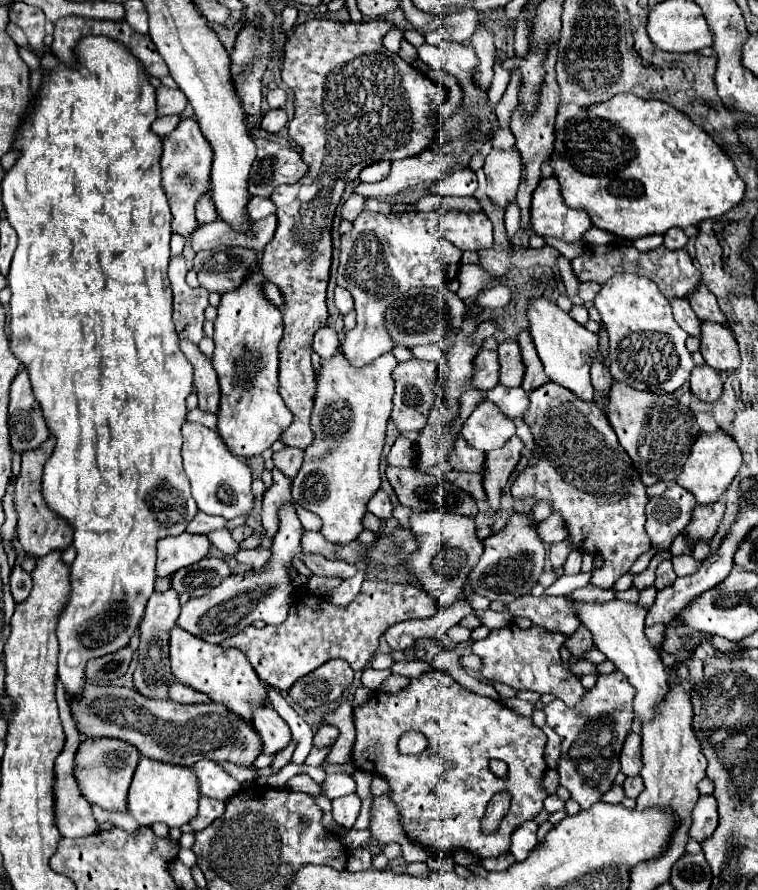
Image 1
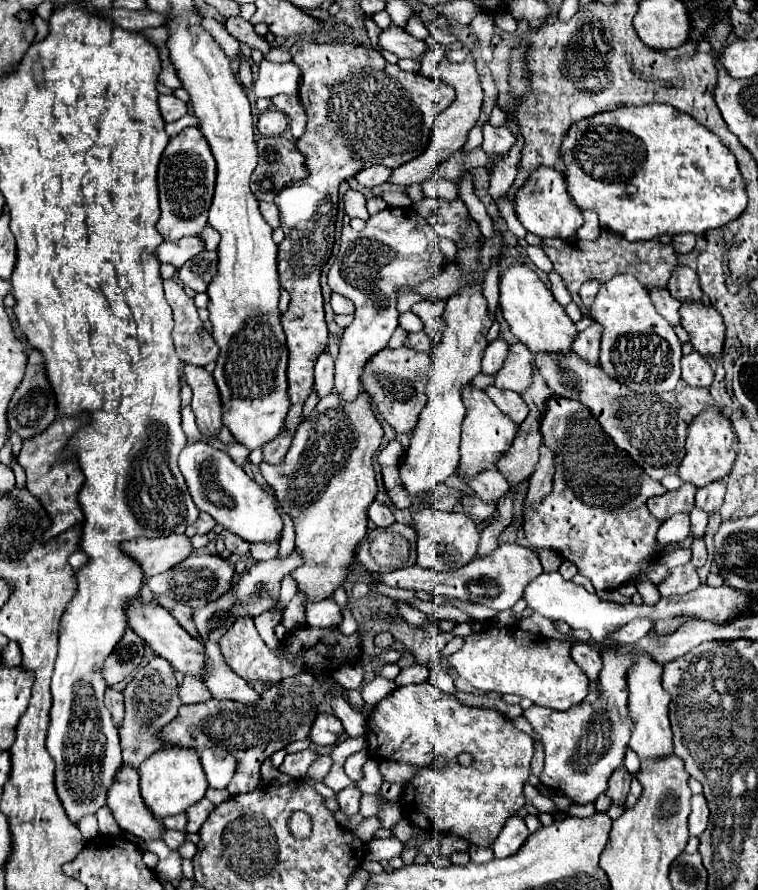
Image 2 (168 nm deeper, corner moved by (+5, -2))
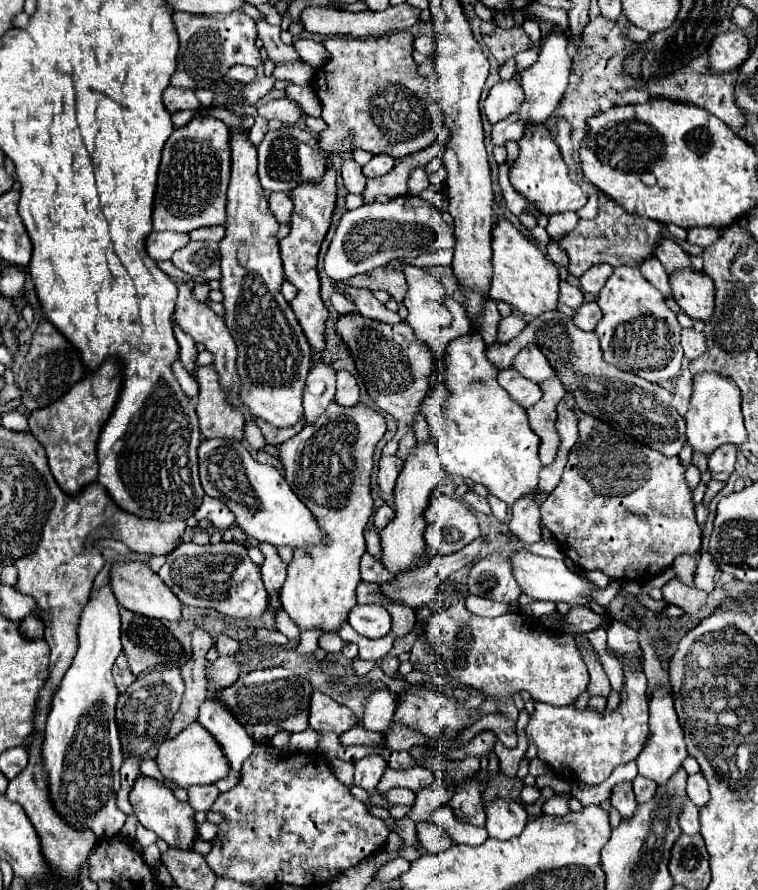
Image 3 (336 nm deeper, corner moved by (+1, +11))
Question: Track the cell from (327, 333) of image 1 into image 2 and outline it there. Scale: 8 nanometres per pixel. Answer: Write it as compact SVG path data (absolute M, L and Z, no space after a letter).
M322 352L316 360L316 382L314 390L318 398L324 398L334 388L334 358L328 352Z

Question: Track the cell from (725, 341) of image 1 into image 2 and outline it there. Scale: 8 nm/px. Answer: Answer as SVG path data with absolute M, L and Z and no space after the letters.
M682 300L680 324L688 332L696 352L702 356L720 356L724 346L724 322L712 304Z

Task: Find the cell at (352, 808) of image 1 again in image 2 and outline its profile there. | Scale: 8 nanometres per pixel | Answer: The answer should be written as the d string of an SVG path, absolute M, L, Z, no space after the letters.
M348 786L344 790L338 792L338 802L340 802L340 808L344 814L352 816L358 812L358 806L360 806L360 796L362 792L356 788L356 786Z

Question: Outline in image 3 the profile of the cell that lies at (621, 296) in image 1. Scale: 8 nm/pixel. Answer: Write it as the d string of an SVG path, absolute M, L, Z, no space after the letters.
M626 265L616 267L606 285L600 289L596 303L604 313L596 325L596 335L606 363L652 383L664 383L678 375L682 365L682 327L676 313L668 309L662 293L658 293L658 289L642 277L640 269Z

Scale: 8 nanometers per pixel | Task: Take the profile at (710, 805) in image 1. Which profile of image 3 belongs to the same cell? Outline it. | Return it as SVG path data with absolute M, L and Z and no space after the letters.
M702 773L690 775L688 777L688 799L696 805L696 807L704 807L710 801L710 793L708 793L708 783L702 777Z

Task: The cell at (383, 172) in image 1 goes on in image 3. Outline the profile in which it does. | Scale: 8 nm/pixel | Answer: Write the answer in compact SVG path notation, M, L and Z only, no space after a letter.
M374 155L364 167L362 167L362 173L366 177L382 177L386 175L392 167L394 167L394 159L390 155Z

